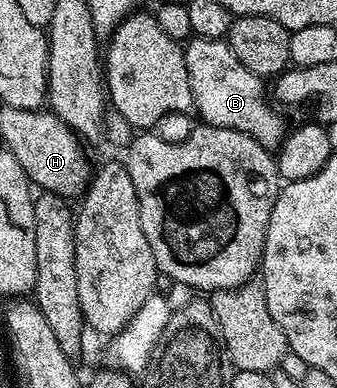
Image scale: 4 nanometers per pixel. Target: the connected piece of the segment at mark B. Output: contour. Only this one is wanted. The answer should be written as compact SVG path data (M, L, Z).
M198 36L189 39L183 45L183 50L192 103L195 111L200 111L199 119L206 124L245 132L266 149L279 149L280 141L286 135L286 127L284 128L283 118L279 116L281 113L266 99L265 81L246 70L242 62L238 62L224 40L207 40Z

